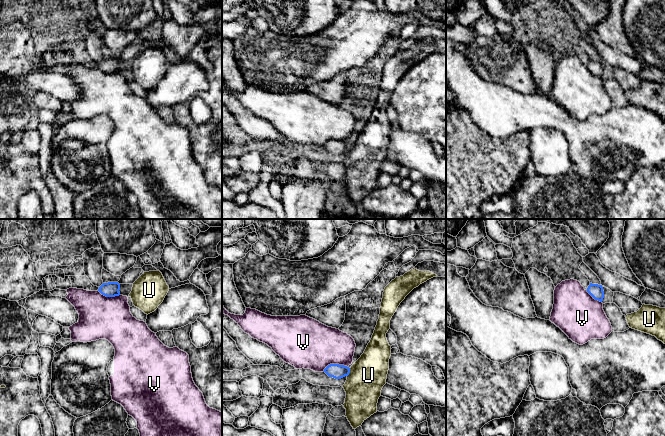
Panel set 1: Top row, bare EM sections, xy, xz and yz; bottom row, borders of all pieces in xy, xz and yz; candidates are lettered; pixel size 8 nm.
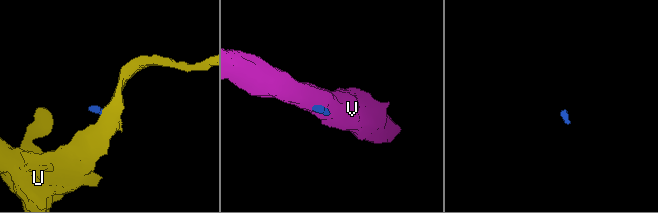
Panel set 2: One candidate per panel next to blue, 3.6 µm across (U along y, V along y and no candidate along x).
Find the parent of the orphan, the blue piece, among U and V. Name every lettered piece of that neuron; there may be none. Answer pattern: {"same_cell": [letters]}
{"same_cell": []}

